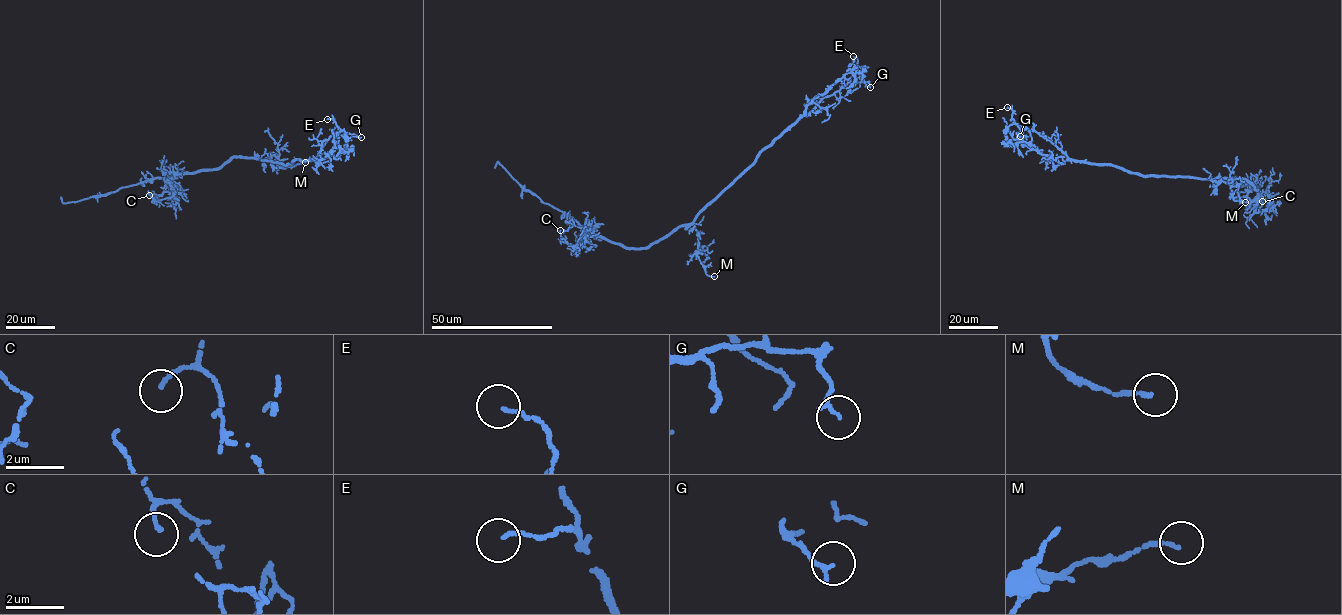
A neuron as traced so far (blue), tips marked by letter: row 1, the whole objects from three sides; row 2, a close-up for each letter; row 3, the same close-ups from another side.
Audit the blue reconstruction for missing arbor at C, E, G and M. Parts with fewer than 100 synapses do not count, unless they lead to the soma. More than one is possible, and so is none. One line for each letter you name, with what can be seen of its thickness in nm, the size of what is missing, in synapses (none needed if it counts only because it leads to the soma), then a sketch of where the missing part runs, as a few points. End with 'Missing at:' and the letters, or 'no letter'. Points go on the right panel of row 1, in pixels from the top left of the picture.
Missing at: no letter

